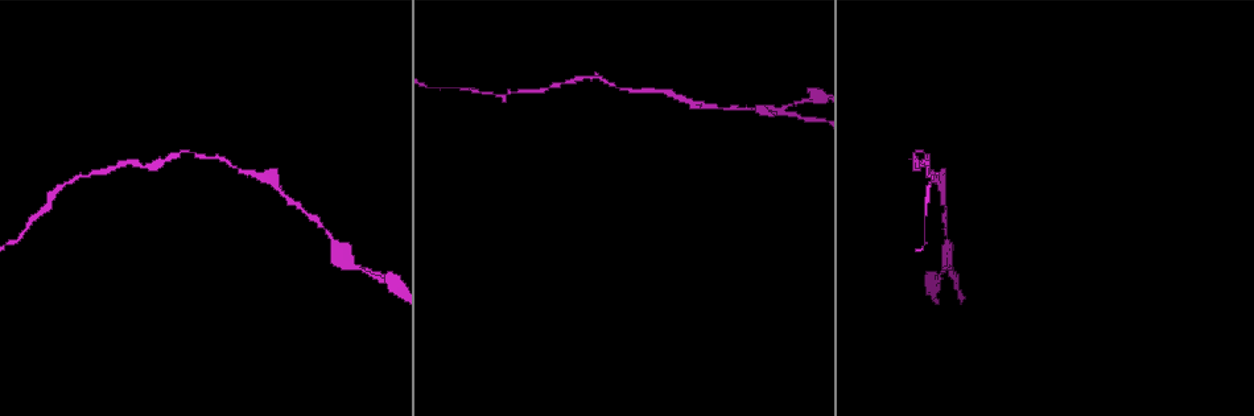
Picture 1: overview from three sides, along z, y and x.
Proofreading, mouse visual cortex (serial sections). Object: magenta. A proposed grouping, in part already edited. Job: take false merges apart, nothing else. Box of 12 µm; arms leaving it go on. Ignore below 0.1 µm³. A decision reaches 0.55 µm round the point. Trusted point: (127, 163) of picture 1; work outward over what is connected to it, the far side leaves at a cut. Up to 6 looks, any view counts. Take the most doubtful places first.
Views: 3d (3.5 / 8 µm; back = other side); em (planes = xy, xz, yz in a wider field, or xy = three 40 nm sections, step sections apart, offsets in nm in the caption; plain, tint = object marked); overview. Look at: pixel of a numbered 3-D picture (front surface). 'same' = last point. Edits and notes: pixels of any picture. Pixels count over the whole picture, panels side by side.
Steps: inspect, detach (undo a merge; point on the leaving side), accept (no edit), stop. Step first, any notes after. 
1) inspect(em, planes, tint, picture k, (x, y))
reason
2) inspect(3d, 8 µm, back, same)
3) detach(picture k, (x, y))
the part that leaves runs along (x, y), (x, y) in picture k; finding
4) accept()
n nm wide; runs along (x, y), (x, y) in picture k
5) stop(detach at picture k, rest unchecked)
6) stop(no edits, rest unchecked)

inspect(3d, 3.5 µm, back, picture 1, (945, 210))
a narrow waist

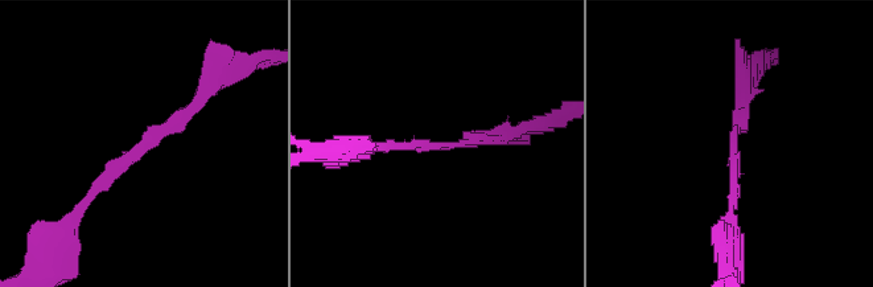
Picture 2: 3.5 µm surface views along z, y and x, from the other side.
inspect(em, xy, step 3, plain, picture 2, (734, 144))
arms of 100, 150 nm; need the tissue

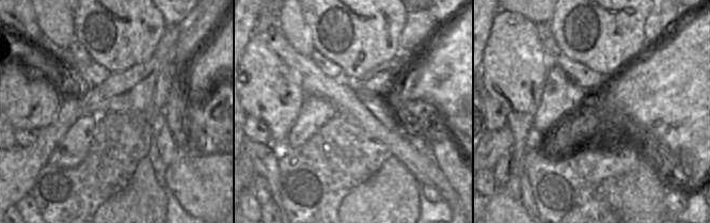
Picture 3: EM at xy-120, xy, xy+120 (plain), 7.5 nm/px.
inspect(em, xy, step 3, tint, same)
with the object marked

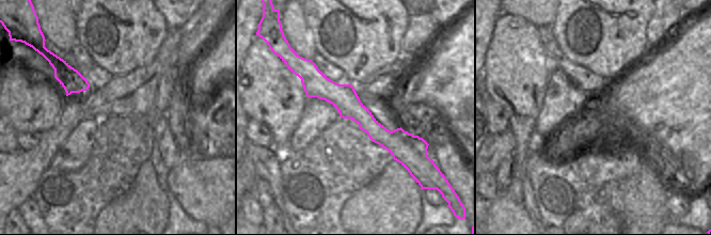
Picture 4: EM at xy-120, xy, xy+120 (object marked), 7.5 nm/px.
accept()
runs along (300, 73), (388, 140), (421, 142) in picture 4; continuous, no second cell

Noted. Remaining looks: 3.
inspect(3d, 8 µm, picture 1, (781, 111))
two arms in line, one across

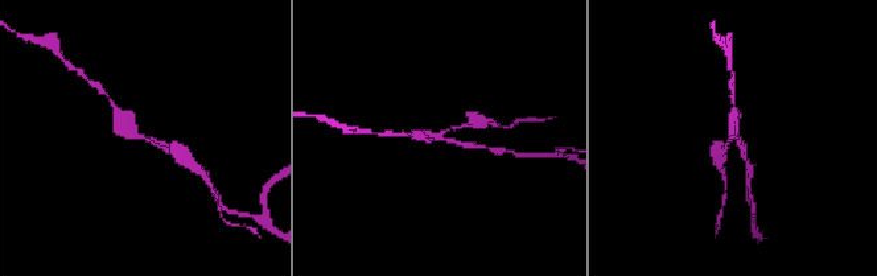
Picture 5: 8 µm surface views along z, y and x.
inspect(3d, 3.5 µm, picture 5, (736, 134))
zoom in

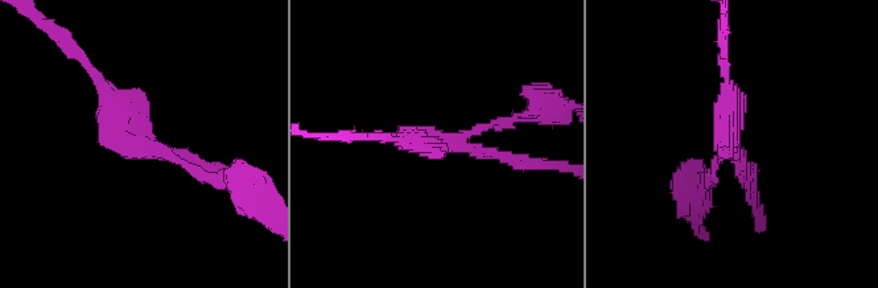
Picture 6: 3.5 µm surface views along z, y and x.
detach(picture 6, (506, 124))
3 arms; arms of 150, 150, 250 nm; the part that leaves runs along (466, 135), (544, 107), (564, 107) in picture 6; a second cell is stuck on

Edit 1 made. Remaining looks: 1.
inspect(3d, 3.5 µm, picture 1, (514, 92))
a narrow waist

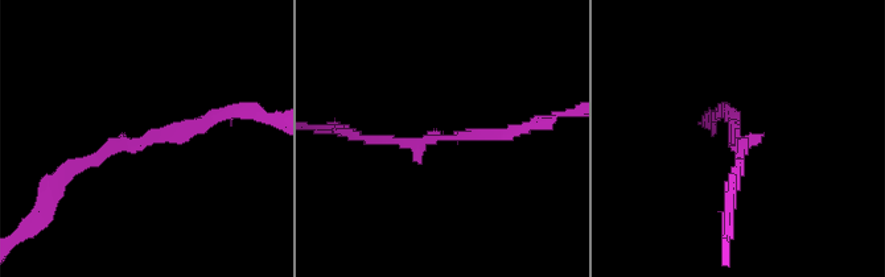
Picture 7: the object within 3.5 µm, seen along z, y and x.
accept()
arms of 150, 150 nm; runs along (230, 112), (112, 145), (68, 173) in picture 7; all the same cell

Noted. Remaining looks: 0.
stop(detach at picture 6, rest unchecked)

